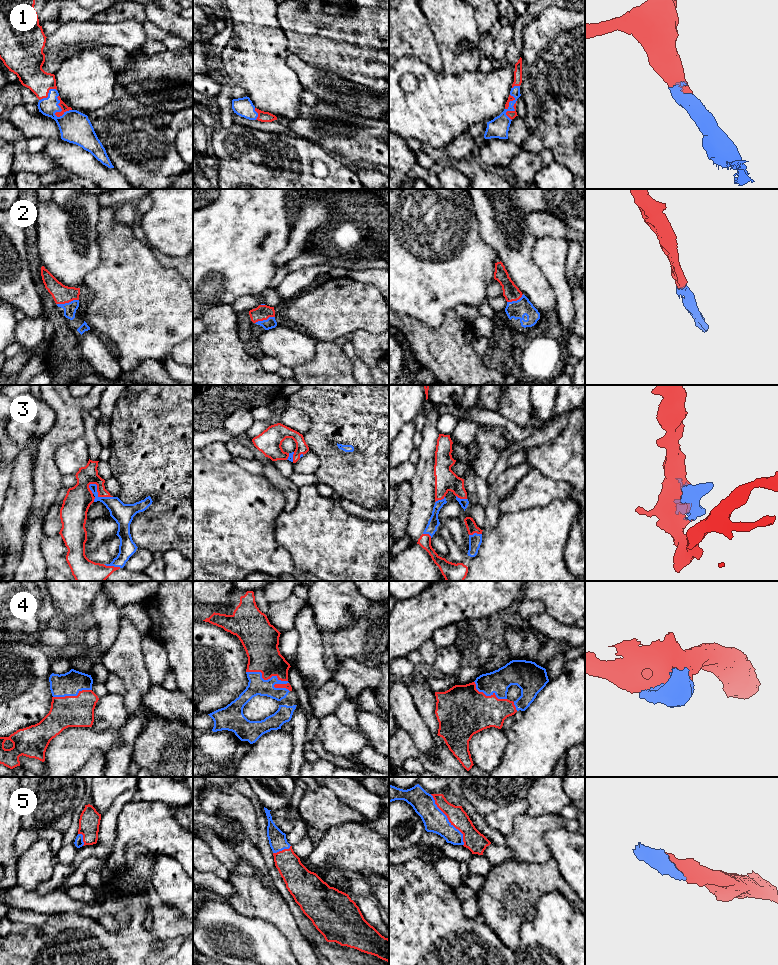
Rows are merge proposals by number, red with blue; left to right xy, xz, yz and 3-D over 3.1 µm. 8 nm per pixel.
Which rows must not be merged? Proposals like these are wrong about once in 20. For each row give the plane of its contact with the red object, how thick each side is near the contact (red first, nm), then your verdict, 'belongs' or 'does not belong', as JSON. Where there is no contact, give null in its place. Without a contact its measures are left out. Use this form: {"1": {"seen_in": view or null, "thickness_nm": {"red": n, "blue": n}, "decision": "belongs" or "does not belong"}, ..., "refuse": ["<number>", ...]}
{"1": {"seen_in": "yz", "thickness_nm": {"red": 60, "blue": 160}, "decision": "belongs"}, "2": {"seen_in": "xy", "thickness_nm": {"red": 150, "blue": 100}, "decision": "belongs"}, "3": {"seen_in": "xy", "thickness_nm": {"red": 220, "blue": 160}, "decision": "belongs"}, "4": {"seen_in": "xz", "thickness_nm": {"red": 260, "blue": 150}, "decision": "belongs"}, "5": {"seen_in": "yz", "thickness_nm": {"red": 160, "blue": 180}, "decision": "belongs"}, "refuse": []}

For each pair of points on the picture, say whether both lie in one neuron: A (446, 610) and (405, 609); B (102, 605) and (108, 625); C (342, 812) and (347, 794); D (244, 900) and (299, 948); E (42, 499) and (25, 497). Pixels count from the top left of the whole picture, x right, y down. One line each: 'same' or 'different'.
A: same
B: same
C: different
D: same
E: different

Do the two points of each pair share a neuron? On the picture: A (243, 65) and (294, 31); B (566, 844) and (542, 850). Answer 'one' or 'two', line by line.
A: two
B: two

